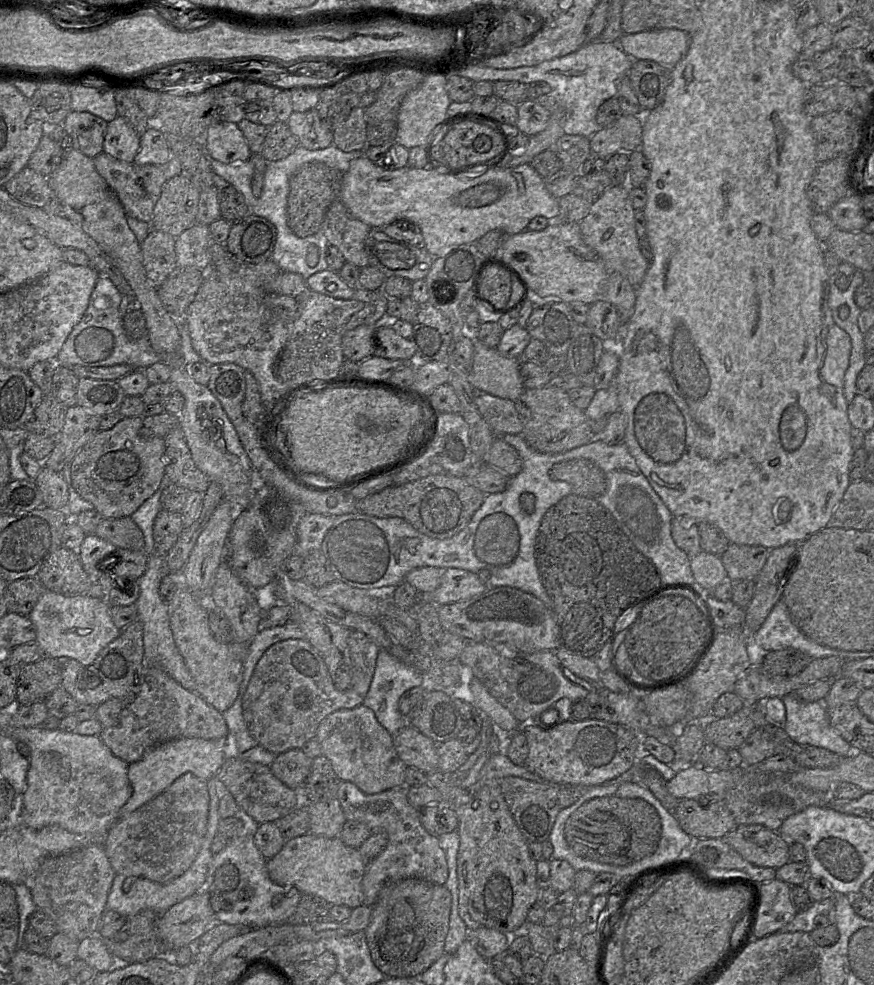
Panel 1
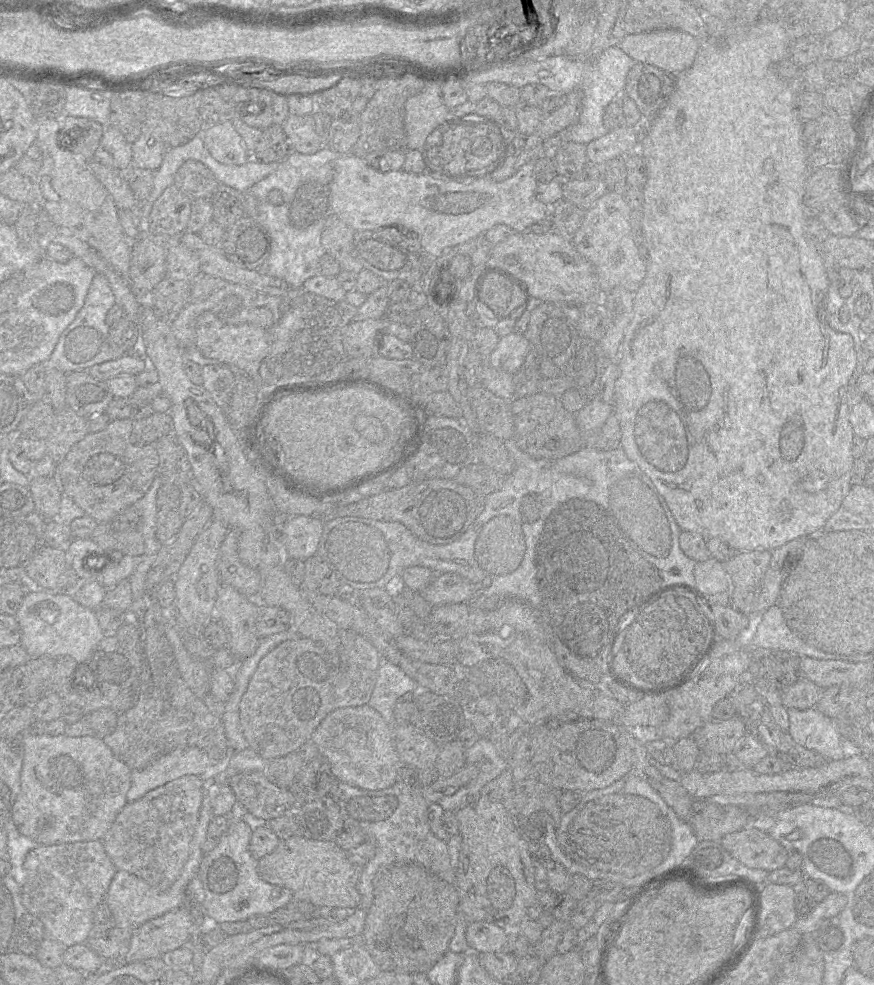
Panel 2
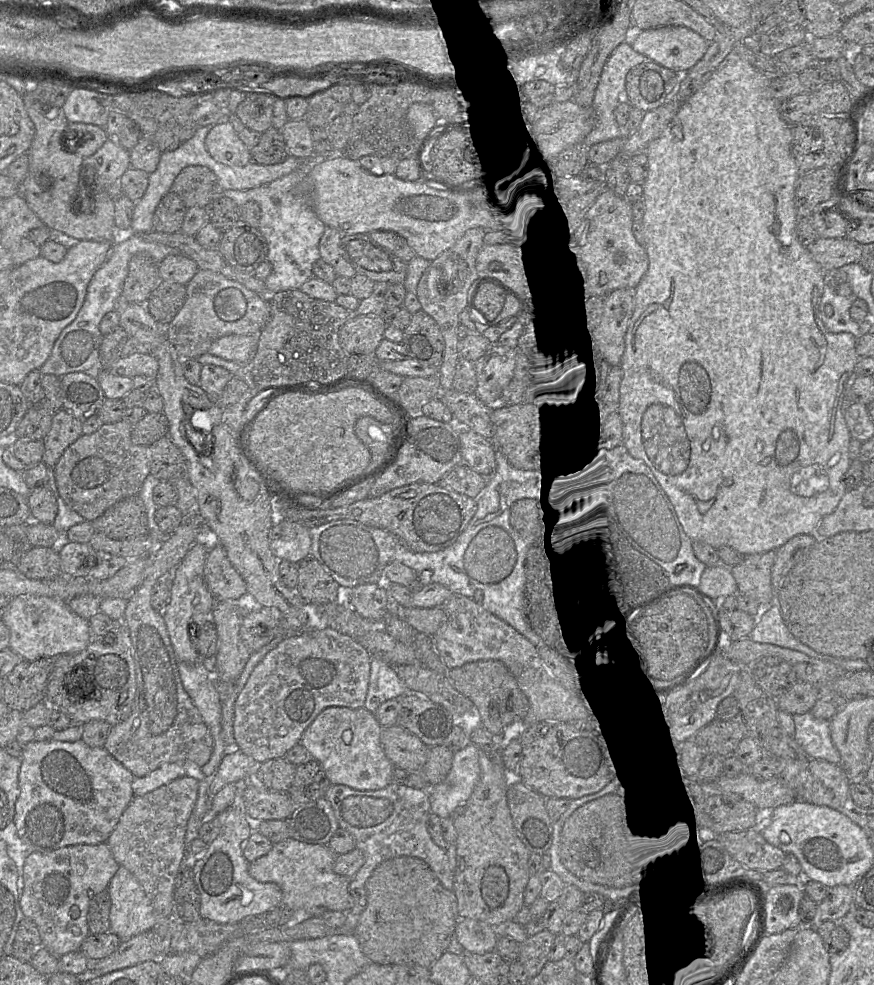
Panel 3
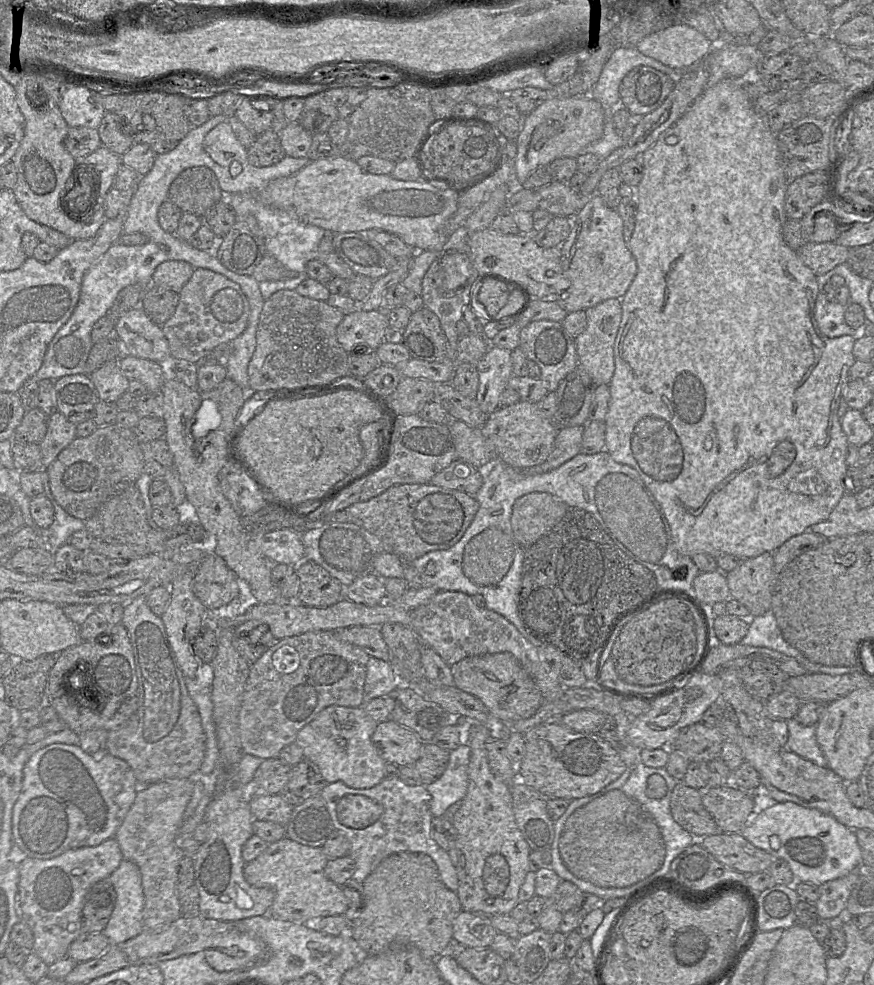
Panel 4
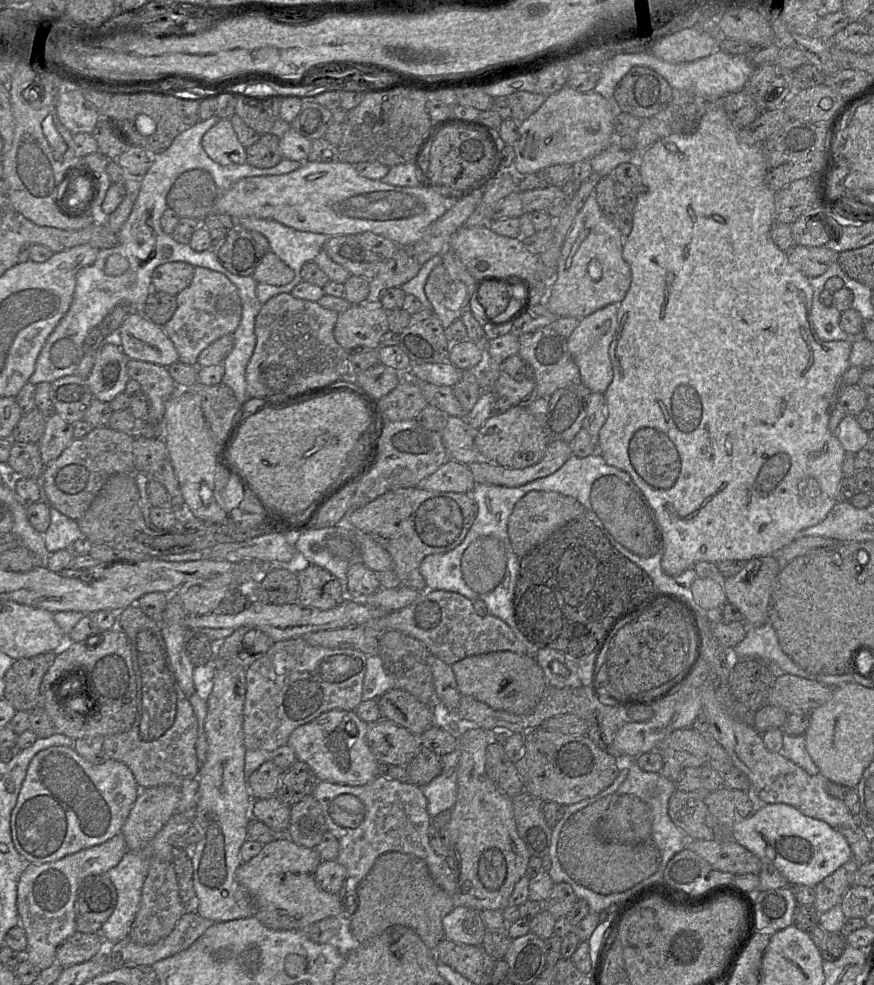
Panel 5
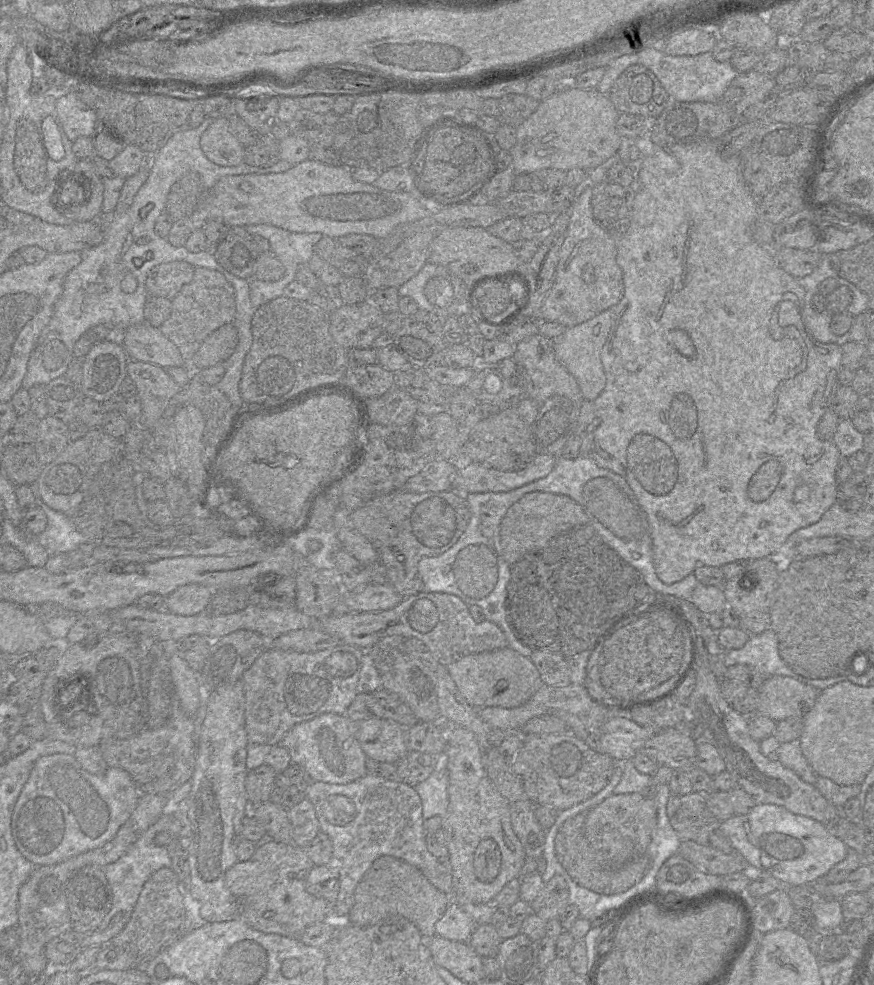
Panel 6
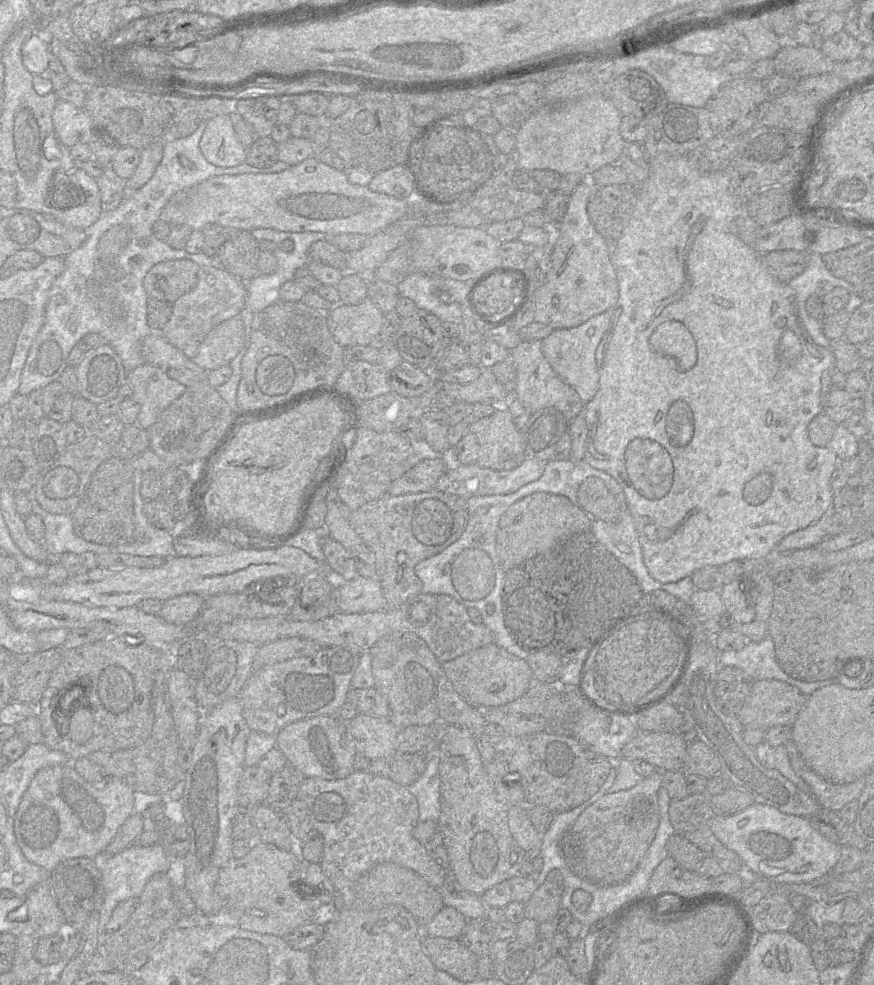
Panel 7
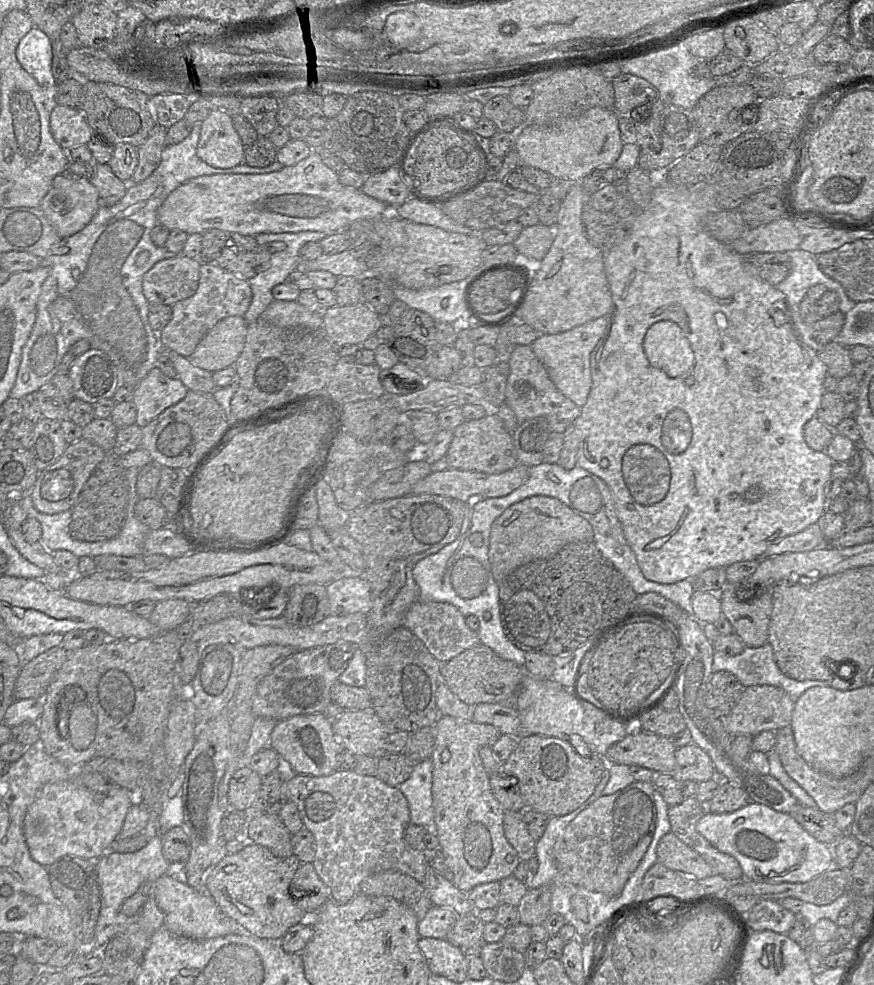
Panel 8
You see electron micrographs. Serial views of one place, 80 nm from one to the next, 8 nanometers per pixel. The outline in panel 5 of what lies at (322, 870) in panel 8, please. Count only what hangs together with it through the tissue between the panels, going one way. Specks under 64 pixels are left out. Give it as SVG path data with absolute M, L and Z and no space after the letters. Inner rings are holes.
M380 773L371 782L361 786L319 781L312 795L322 808L327 831L338 839L339 854L336 861L346 868L346 876L339 891L339 916L351 918L354 914L358 906L358 887L361 881L375 860L386 852L411 853L422 858L435 883L451 896L456 893L456 873L451 870L446 858L436 854L429 842L431 816L421 787Z

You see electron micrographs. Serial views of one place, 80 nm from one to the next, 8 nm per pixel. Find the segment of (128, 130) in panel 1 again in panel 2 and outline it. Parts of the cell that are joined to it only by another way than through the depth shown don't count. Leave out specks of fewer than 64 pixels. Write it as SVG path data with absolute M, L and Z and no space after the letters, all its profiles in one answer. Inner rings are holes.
M106 126L93 159L119 171L132 166L132 144L114 126Z

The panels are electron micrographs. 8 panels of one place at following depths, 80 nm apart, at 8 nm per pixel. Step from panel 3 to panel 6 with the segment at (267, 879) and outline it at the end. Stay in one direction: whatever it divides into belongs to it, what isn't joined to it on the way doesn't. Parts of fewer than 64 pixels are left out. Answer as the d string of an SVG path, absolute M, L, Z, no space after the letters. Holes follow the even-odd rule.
M265 839L256 845L255 852L248 860L237 861L225 873L225 886L239 902L239 918L255 930L298 938L308 926L322 922L333 911L333 904L306 891L306 880L314 863L305 849L293 843L271 839Z

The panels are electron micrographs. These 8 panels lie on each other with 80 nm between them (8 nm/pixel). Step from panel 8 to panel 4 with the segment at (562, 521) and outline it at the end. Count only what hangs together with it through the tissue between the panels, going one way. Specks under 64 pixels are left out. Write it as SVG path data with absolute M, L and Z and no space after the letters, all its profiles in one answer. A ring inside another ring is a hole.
M534 491L521 496L513 505L510 519L516 540L523 548L529 548L571 508L549 492Z

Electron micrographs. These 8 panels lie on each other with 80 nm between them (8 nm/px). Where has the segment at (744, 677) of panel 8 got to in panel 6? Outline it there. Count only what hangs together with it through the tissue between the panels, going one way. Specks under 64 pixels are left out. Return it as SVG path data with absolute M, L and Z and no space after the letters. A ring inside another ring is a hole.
M768 628L760 634L751 635L743 647L728 650L726 665L728 667L733 664L750 665L767 676L789 676L818 691L847 680L847 676L842 677L842 675L826 679L808 679L793 672L779 654L778 638L772 628Z

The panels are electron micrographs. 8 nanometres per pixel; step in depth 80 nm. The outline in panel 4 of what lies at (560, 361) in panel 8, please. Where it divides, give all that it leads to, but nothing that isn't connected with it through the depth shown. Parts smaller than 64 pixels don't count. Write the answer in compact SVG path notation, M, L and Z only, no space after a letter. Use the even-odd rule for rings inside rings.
M612 298L605 300L592 308L586 310L586 328L575 337L575 346L578 363L591 376L594 383L609 385L614 370L614 343L622 319L621 299Z

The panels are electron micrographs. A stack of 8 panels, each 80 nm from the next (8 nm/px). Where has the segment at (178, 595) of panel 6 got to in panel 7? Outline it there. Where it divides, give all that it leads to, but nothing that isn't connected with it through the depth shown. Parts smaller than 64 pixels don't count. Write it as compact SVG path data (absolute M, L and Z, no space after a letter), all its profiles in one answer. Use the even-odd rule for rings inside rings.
M194 593L173 597L162 602L158 615L168 623L185 626L192 622L203 603L203 598Z

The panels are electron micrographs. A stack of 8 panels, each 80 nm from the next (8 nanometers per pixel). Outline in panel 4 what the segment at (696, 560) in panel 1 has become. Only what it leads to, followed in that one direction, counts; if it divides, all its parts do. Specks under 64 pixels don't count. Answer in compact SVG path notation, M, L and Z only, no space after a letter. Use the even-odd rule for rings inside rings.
M719 569L713 572L699 572L694 578L691 595L695 601L705 608L716 602L727 602L730 599L726 575Z

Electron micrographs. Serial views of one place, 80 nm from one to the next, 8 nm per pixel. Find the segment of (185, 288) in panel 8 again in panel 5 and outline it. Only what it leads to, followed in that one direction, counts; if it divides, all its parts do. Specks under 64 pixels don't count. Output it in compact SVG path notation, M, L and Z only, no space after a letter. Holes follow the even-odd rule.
M168 262L157 266L151 276L152 290L176 296L192 281L194 267L186 262Z

